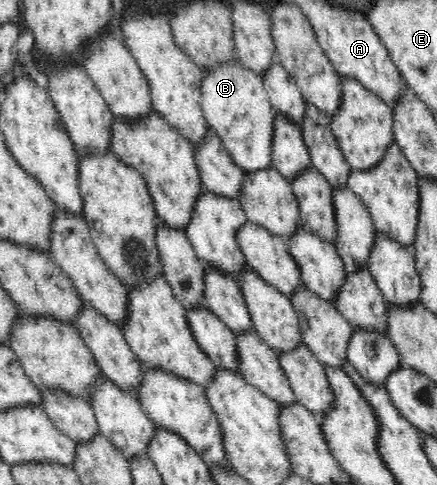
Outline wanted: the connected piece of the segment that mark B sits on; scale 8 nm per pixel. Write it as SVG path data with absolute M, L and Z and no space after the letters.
M240 64L217 66L208 72L200 85L202 110L209 127L218 135L234 163L246 171L272 167L274 113L262 79Z

